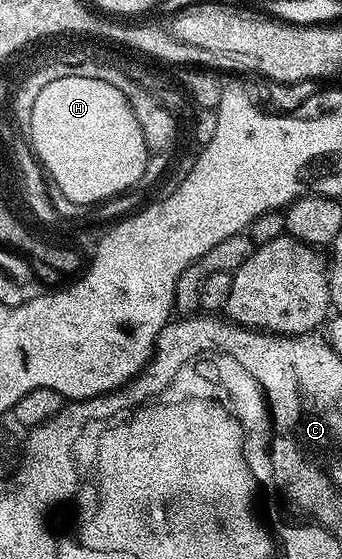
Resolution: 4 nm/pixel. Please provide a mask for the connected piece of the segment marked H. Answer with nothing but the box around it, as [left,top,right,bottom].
[31,74,149,205]

